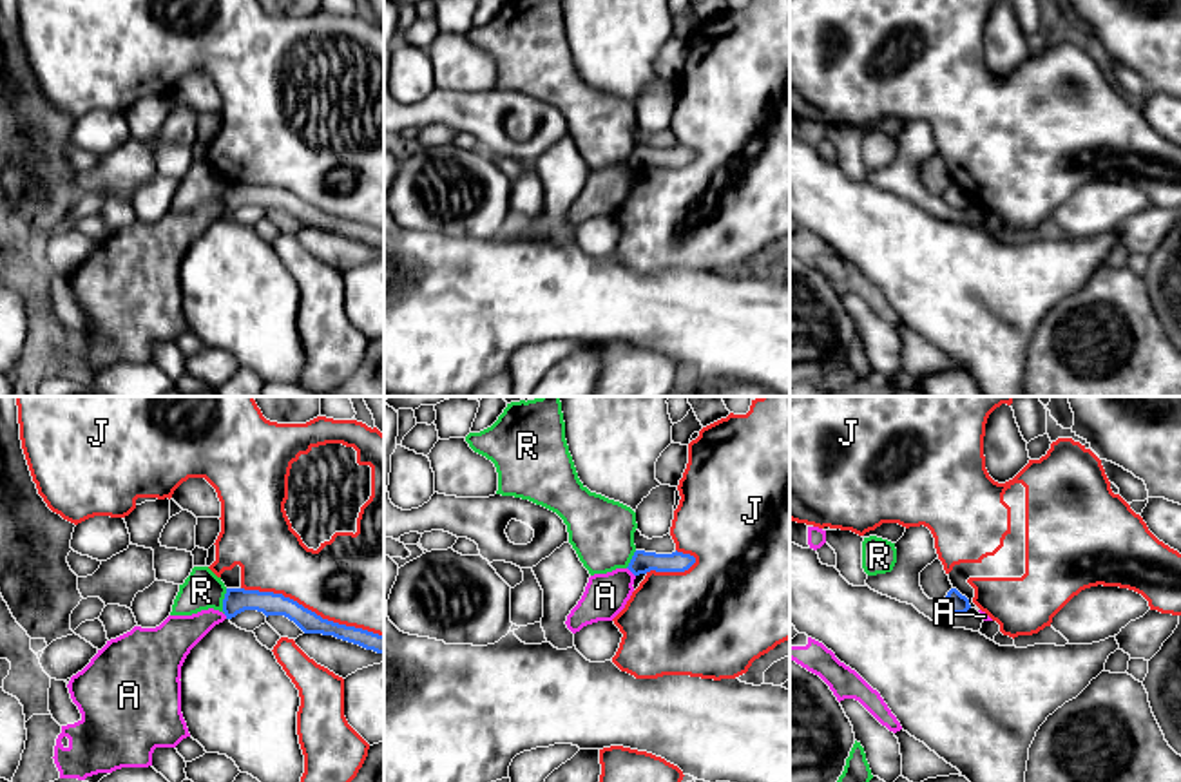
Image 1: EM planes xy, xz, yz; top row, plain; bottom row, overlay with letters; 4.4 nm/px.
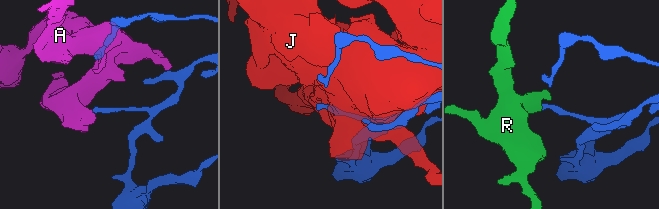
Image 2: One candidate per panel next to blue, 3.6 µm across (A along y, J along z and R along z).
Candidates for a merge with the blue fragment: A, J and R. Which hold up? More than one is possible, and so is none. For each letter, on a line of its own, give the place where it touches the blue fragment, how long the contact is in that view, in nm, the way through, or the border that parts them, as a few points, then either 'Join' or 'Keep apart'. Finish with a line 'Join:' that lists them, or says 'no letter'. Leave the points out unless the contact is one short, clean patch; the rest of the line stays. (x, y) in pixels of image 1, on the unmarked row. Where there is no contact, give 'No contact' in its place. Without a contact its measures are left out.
A: Touches blue at xz (631, 165). Shared border 60 nm. Keep apart
J: Touches blue at xy (310, 205). Shared border 650 nm. Keep apart
R: Touches blue at xy (223, 196). Shared border 110 nm. Boundary: xy (227, 183), (223, 207). Keep apart
Join: no letter

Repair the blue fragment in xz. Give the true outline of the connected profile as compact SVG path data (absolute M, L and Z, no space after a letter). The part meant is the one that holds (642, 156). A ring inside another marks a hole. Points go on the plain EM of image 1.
M636 145L630 157L629 165L634 170L647 168L650 165L656 167L685 167L696 157L696 152L690 148L683 147L672 147L672 148L656 148L656 147L645 147L645 145Z

